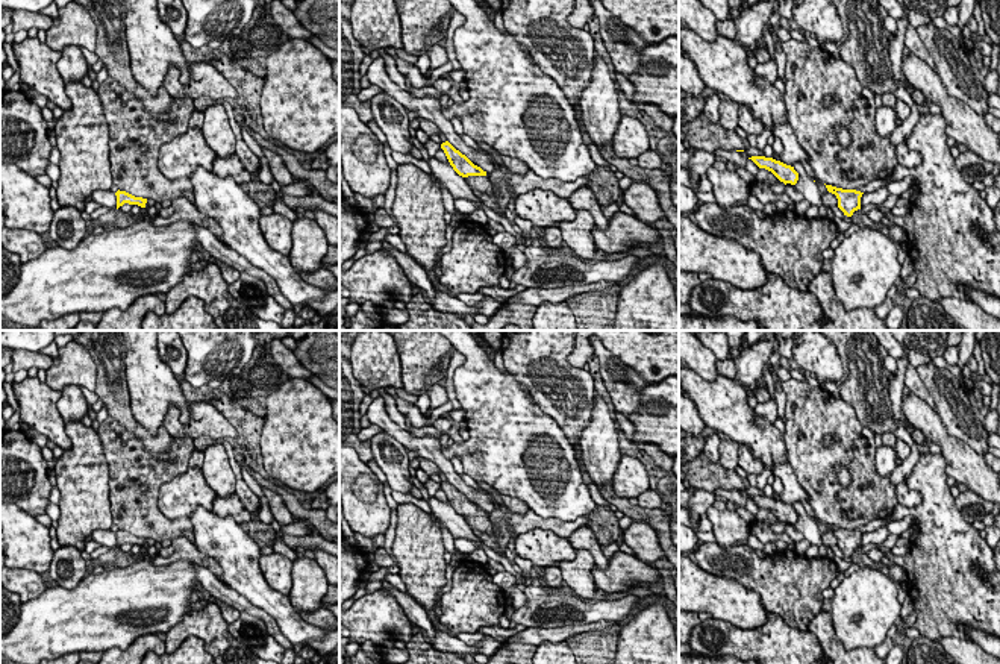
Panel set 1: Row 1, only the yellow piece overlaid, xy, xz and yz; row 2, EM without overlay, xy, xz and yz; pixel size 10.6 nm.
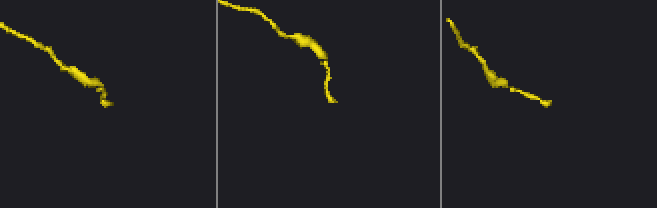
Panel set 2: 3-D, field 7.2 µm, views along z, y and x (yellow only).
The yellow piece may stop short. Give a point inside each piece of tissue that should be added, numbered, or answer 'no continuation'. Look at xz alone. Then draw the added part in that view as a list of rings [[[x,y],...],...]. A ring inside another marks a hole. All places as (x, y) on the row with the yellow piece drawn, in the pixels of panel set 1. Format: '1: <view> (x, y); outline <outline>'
1: xz (481, 185); outline [[[468,176],[465,177],[468,186],[471,188],[473,194],[489,209],[497,212],[498,215],[505,217],[505,212],[498,212],[498,205],[494,197],[491,182],[488,176]]]

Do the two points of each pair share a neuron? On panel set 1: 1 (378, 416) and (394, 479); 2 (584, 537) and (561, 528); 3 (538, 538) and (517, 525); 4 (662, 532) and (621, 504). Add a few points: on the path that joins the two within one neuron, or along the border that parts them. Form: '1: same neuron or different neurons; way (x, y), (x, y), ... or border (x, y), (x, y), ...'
1: different neurons; border (382, 429), (408, 451)
2: different neurons; border (588, 525), (574, 529), (567, 537)
3: different neurons; border (517, 534), (538, 528), (550, 529), (562, 538)
4: same neuron; way (655, 522), (632, 507)

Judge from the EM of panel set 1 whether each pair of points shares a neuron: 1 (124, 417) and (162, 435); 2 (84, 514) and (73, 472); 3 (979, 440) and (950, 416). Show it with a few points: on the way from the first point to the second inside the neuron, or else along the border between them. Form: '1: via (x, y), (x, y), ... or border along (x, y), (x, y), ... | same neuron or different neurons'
1: via (134, 426), (144, 437), (153, 438) | same neuron
2: via (84, 504), (84, 482) | same neuron
3: via (971, 432), (958, 419) | same neuron

